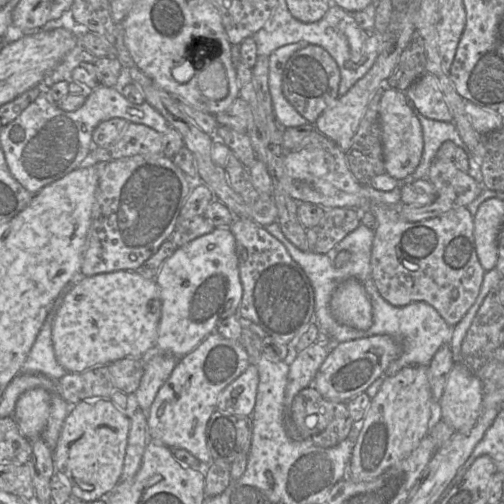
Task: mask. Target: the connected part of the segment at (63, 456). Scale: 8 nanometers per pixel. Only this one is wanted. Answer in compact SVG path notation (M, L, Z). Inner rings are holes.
M110 398L82 400L71 406L52 454L56 474L63 475L69 481L73 500L93 502L103 499L120 482L129 428L128 415L118 409Z

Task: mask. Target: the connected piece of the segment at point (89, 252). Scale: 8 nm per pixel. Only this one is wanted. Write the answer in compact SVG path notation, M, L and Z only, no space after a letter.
M164 154L135 155L97 165L98 187L81 272L93 276L119 270L136 271L174 233L194 181Z

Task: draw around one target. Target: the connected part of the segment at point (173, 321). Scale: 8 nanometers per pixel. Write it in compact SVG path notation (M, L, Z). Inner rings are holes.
M218 227L178 248L153 279L159 287L162 303L156 347L182 357L215 332L222 319L238 314L243 287L236 242L229 227Z

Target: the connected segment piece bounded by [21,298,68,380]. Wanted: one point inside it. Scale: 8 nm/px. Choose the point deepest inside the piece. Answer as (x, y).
(41, 359)

